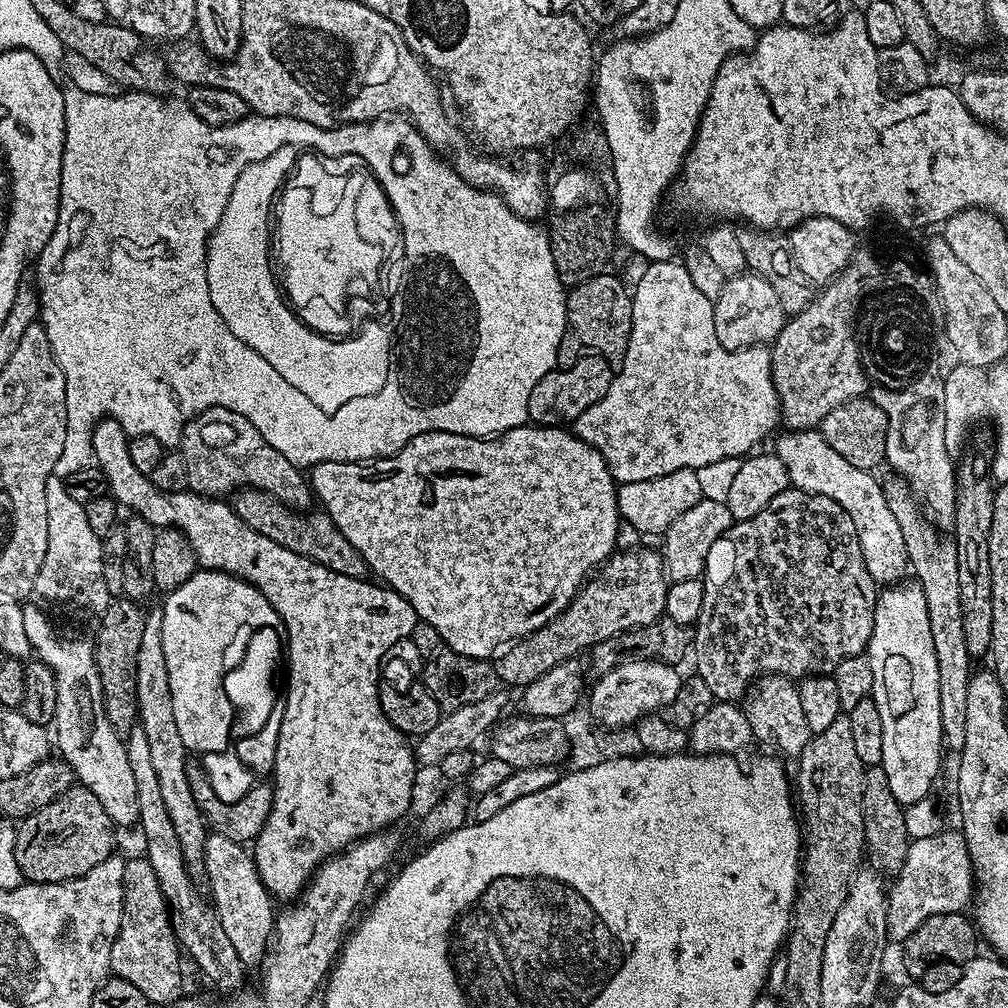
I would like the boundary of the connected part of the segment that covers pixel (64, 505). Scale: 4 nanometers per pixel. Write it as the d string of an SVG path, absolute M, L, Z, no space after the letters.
M52 475L46 482L48 546L36 580L35 593L42 599L102 615L112 604L104 572L103 539L94 534L84 505L70 497L63 479Z

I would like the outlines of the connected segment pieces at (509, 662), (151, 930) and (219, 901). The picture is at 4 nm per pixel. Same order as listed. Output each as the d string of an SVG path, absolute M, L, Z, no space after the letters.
M646 546L641 547L639 551L617 551L604 561L595 575L584 581L583 588L576 593L570 606L566 606L566 610L562 610L562 614L558 614L553 620L546 622L546 626L507 645L495 657L497 681L501 685L513 684L517 690L523 690L528 687L530 682L542 678L542 674L554 670L554 666L567 660L577 659L581 655L579 652L587 653L596 645L606 642L618 634L629 632L632 628L645 628L647 624L653 624L654 621L664 616L669 583L668 577L664 575L664 561L659 551L651 552Z
M138 854L133 860L124 860L124 917L120 923L120 933L116 936L114 950L112 951L112 972L121 976L126 982L138 986L142 994L146 994L149 1005L168 1004L175 1005L176 1001L185 995L184 976L180 973L180 956L182 949L172 930L172 918L169 915L169 906L158 882L158 874L154 872L148 859Z
M212 832L205 846L204 870L206 880L212 883L210 898L216 914L241 962L251 966L261 959L261 963L269 955L274 940L277 913L272 912L274 897L260 880L253 853L245 845L230 842L230 838Z

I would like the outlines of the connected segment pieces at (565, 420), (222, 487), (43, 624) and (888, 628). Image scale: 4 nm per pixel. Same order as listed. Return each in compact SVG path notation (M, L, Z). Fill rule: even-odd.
M585 354L567 366L557 366L547 372L530 390L528 419L536 426L568 426L577 420L590 406L594 406L610 390L614 375L613 365L607 360Z
M207 408L205 412L197 412L196 417L185 426L178 448L184 455L188 488L199 496L228 498L237 490L250 487L278 498L278 502L282 502L288 508L308 510L313 507L314 493L305 473L295 468L281 452L274 450L274 446L270 446L270 442L266 442L266 438L262 438L262 434L254 430L254 422L242 418L242 414L234 410Z
M25 607L24 617L26 638L30 638L38 659L54 670L58 682L54 744L60 747L59 755L72 768L77 781L88 788L98 802L102 802L102 810L106 810L113 825L135 825L139 808L134 775L130 770L125 741L109 722L104 708L103 680L95 662L95 643L80 636L60 636L59 630L40 608Z
M897 582L877 595L874 630L866 649L867 656L884 656L888 696L904 696L904 705L898 709L902 719L898 724L898 751L890 785L904 806L929 799L928 791L940 776L940 755L946 752L938 706L938 658L934 658L926 594L919 583L908 583Z

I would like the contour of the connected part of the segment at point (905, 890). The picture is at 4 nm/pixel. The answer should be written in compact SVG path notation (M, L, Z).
M941 831L930 838L918 838L909 843L905 862L895 873L896 885L888 892L889 913L917 908L920 920L943 912L964 912L974 900L972 859L964 841L964 833Z

